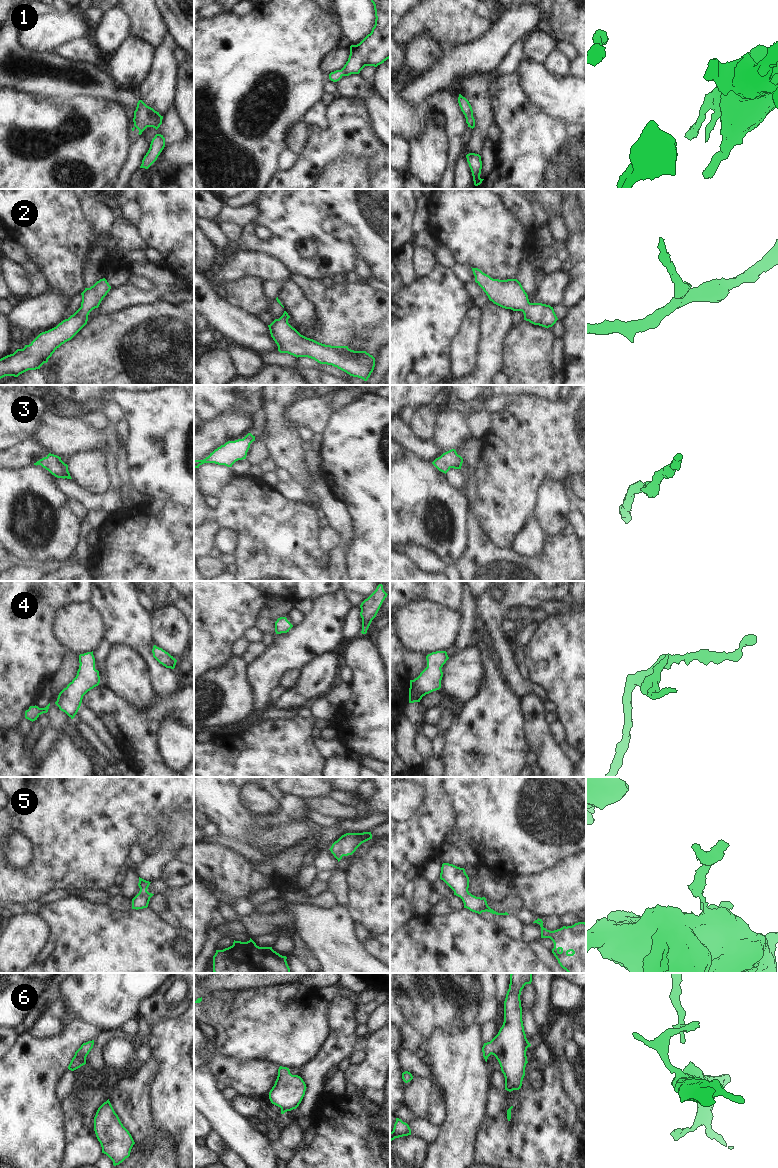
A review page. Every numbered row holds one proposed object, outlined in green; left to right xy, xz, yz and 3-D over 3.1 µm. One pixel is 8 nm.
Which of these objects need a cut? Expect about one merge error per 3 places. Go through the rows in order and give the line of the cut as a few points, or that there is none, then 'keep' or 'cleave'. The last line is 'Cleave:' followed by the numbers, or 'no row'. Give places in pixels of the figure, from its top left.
1: no cut | keep
2: no cut | keep
3: no cut | keep
4: no cut | keep
5: no cut | keep
6: no cut | keep
Cleave: no row

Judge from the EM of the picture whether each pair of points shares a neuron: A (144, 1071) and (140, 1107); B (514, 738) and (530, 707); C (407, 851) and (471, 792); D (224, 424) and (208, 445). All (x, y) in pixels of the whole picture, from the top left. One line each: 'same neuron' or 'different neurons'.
A: same neuron
B: different neurons
C: different neurons
D: same neuron

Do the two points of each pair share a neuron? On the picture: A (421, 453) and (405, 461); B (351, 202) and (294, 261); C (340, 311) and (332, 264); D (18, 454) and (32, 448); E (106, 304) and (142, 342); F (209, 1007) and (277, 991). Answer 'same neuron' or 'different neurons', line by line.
A: different neurons
B: same neuron
C: different neurons
D: same neuron
E: different neurons
F: same neuron

